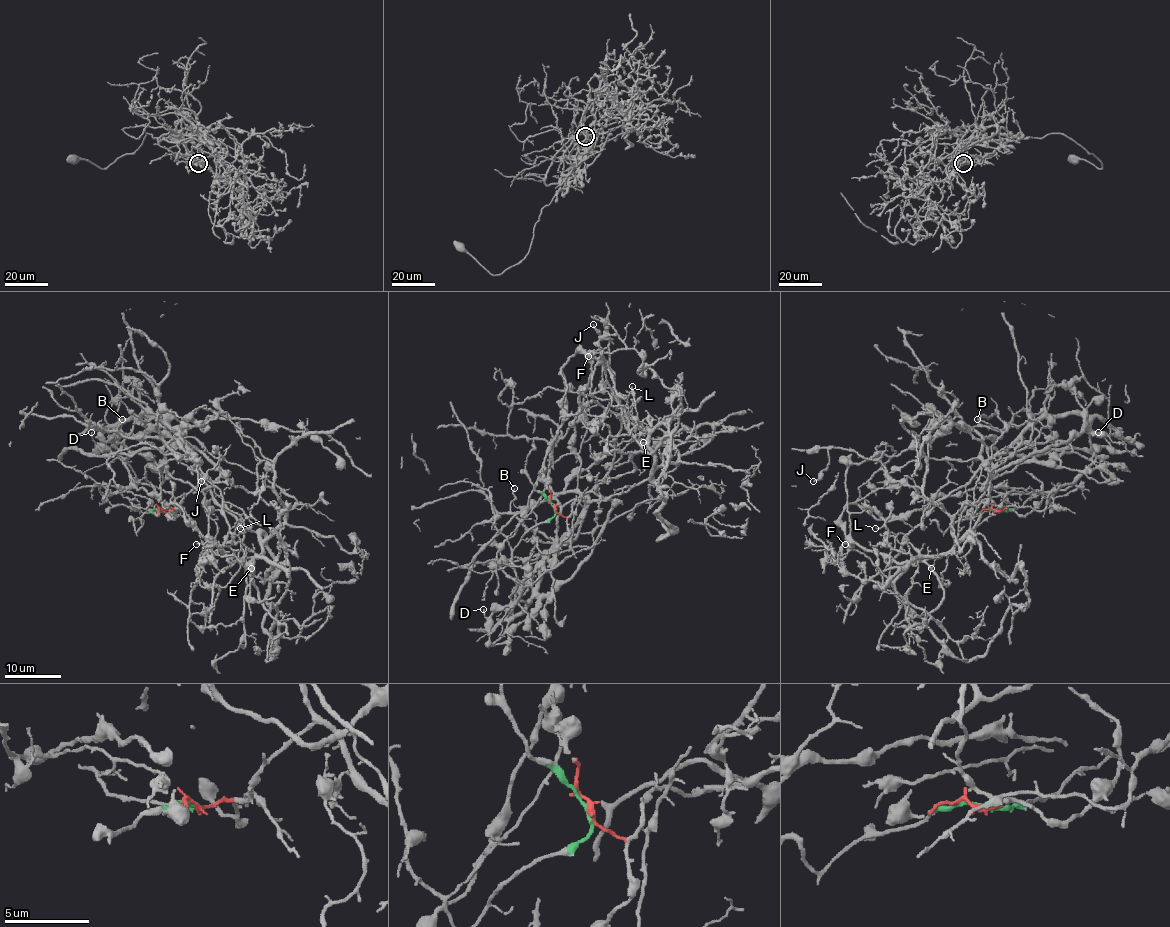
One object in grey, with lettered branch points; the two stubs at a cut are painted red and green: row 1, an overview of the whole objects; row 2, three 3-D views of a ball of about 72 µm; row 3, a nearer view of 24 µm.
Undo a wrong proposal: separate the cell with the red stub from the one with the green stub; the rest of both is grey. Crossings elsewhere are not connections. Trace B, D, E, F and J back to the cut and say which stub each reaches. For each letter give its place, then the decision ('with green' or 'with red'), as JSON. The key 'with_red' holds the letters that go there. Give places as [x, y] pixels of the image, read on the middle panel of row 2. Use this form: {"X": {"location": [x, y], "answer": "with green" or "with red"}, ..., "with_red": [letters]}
{"B": {"location": [514, 488], "answer": "with green"}, "D": {"location": [483, 609], "answer": "with green"}, "E": {"location": [643, 442], "answer": "with red"}, "F": {"location": [588, 356], "answer": "with red"}, "J": {"location": [593, 324], "answer": "with red"}, "with_red": ["E", "F", "J"]}

